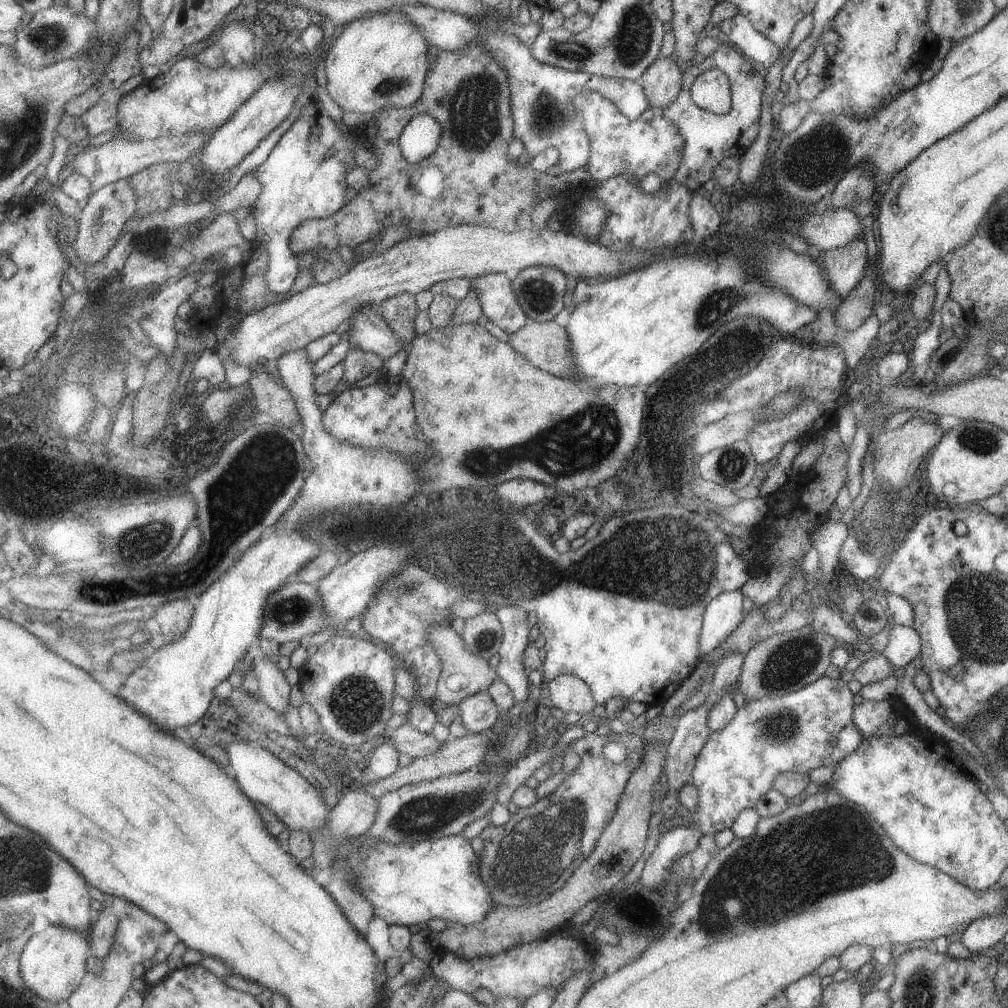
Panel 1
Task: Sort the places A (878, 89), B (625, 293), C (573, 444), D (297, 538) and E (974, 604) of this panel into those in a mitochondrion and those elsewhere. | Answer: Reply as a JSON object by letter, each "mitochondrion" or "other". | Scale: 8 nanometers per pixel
{"A":"other","B":"other","C":"mitochondrion","D":"other","E":"mitochondrion"}

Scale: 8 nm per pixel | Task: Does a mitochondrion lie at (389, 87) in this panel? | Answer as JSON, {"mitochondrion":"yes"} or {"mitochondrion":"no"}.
{"mitochondrion":"yes"}

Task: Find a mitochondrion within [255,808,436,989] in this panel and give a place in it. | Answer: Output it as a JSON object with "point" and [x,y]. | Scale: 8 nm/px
{"point":[349,901]}

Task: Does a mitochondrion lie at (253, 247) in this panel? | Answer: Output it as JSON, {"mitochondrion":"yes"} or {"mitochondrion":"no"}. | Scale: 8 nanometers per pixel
{"mitochondrion":"no"}

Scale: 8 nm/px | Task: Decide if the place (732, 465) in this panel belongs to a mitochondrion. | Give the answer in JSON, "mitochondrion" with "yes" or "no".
{"mitochondrion":"yes"}

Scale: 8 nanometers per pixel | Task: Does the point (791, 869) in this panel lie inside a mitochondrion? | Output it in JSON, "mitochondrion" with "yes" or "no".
{"mitochondrion":"yes"}

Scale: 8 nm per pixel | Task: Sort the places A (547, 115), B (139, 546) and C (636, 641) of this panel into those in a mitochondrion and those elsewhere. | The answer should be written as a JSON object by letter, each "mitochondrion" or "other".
{"A":"mitochondrion","B":"mitochondrion","C":"other"}

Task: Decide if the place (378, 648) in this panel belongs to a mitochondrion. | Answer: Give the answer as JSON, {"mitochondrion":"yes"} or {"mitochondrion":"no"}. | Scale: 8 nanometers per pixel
{"mitochondrion":"no"}

